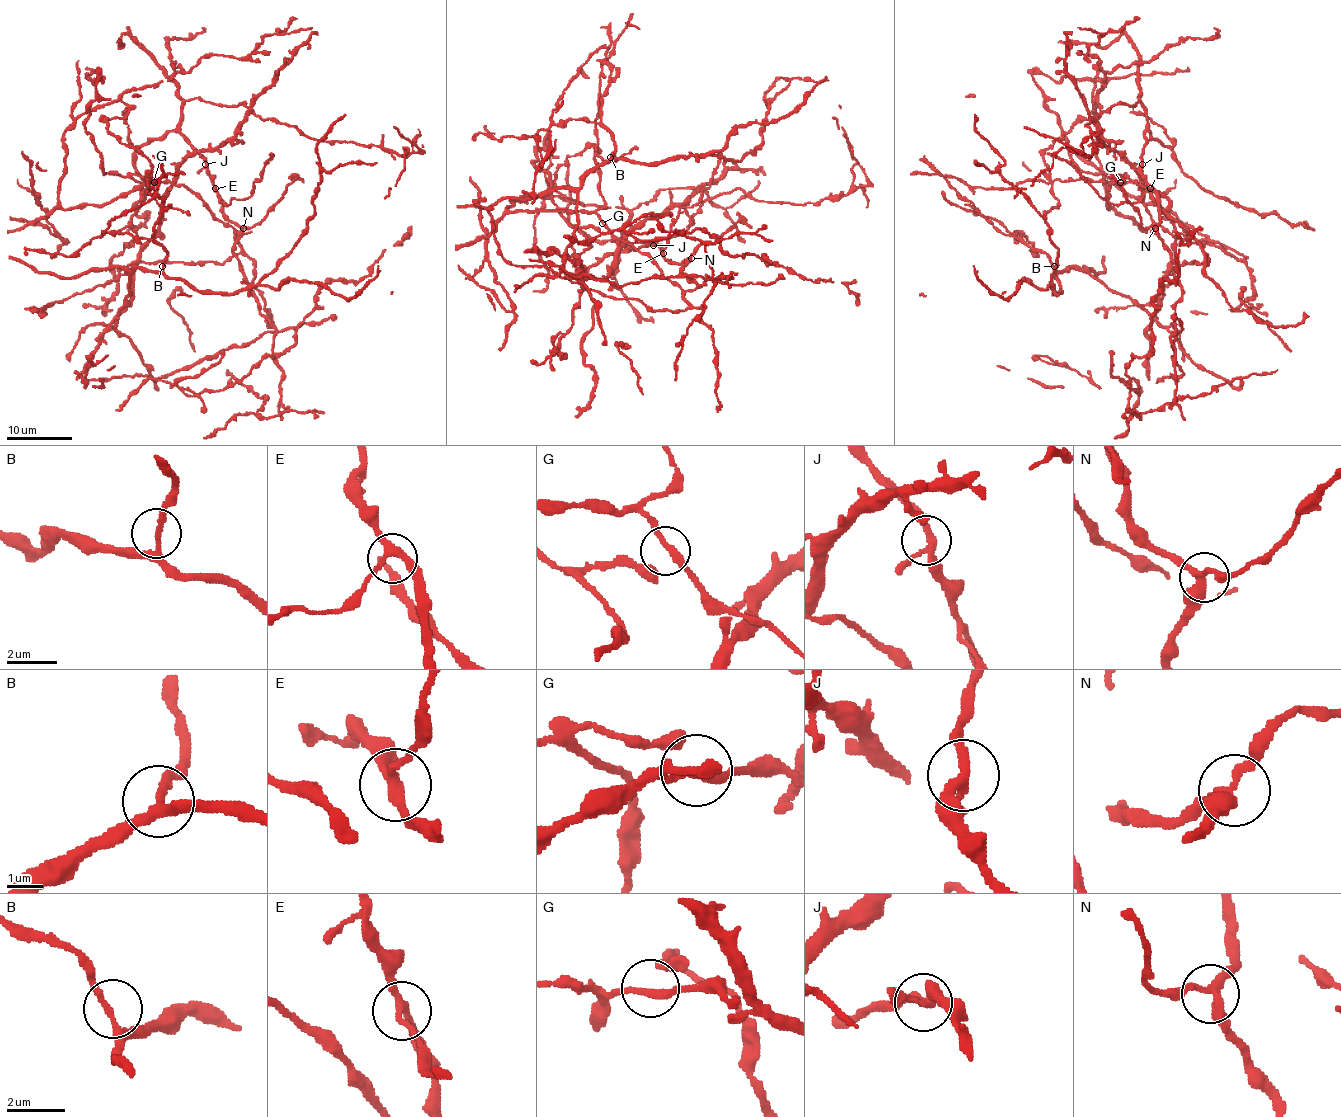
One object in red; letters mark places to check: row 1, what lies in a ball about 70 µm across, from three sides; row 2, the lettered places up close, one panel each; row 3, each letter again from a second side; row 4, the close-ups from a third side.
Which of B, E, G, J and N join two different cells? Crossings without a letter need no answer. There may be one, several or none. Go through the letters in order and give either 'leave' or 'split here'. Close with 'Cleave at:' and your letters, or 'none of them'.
B: leave
E: leave
G: leave
J: leave
N: leave
Cleave at: none of them

